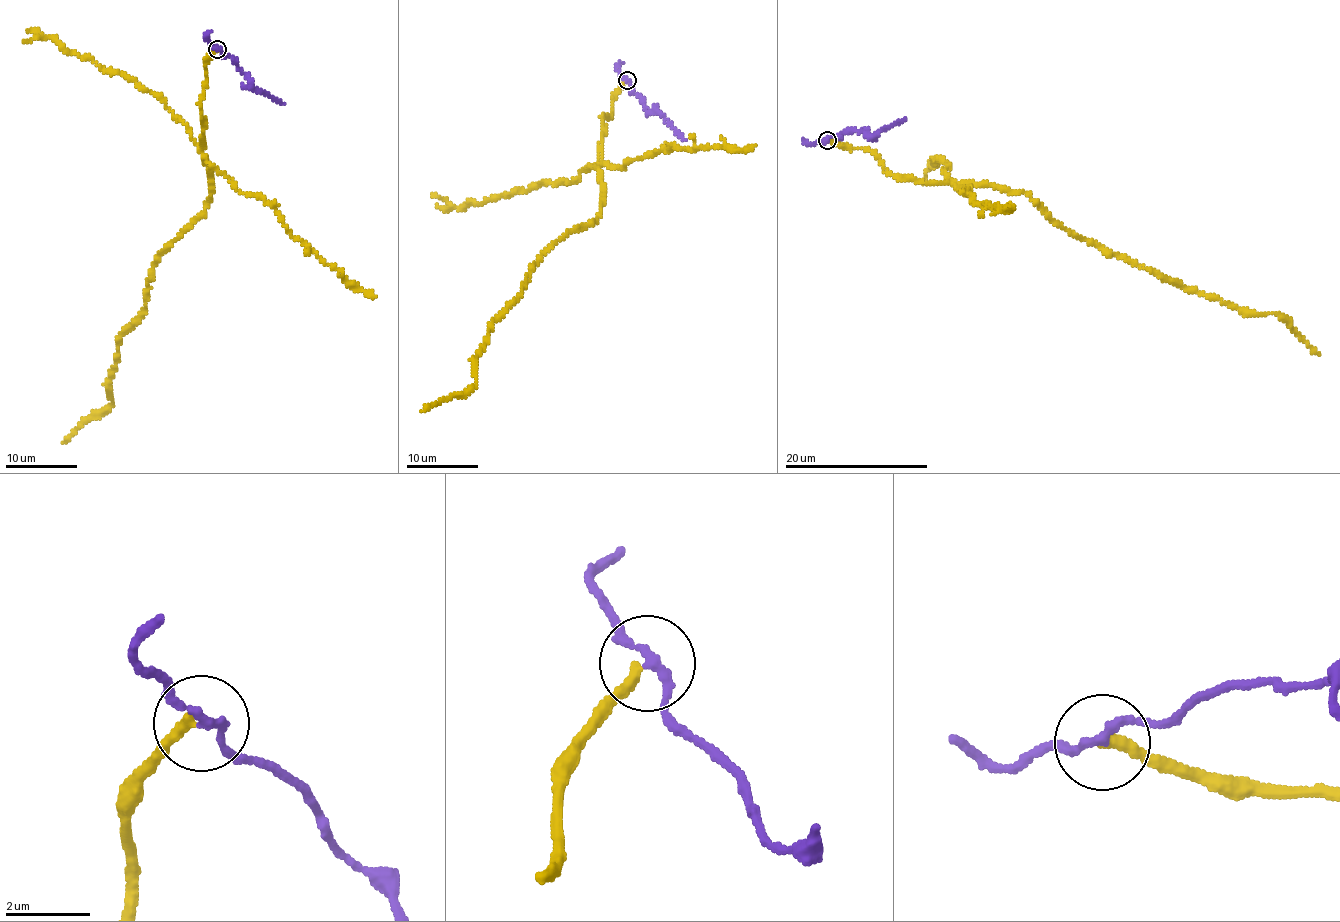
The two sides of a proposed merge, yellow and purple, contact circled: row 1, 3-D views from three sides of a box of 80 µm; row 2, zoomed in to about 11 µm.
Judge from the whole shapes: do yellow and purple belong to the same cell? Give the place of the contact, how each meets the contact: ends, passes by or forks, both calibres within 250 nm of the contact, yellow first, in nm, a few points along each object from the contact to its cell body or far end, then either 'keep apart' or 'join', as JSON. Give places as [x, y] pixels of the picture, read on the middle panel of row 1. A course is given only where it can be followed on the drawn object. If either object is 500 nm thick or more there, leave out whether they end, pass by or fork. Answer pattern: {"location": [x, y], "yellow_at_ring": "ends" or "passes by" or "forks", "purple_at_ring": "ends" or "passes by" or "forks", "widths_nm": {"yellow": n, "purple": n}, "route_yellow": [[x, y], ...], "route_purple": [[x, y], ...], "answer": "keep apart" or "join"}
{"location": [627, 80], "yellow_at_ring": "ends", "purple_at_ring": "passes by", "widths_nm": {"yellow": 280, "purple": 190}, "route_yellow": [[625, 81], [601, 119], [599, 217], [533, 265], [475, 357], [475, 384], [422, 410]], "route_purple": [[627, 80], [629, 90], [642, 100], [643, 106], [652, 111], [658, 108], [663, 120], [687, 140]], "answer": "keep apart"}

